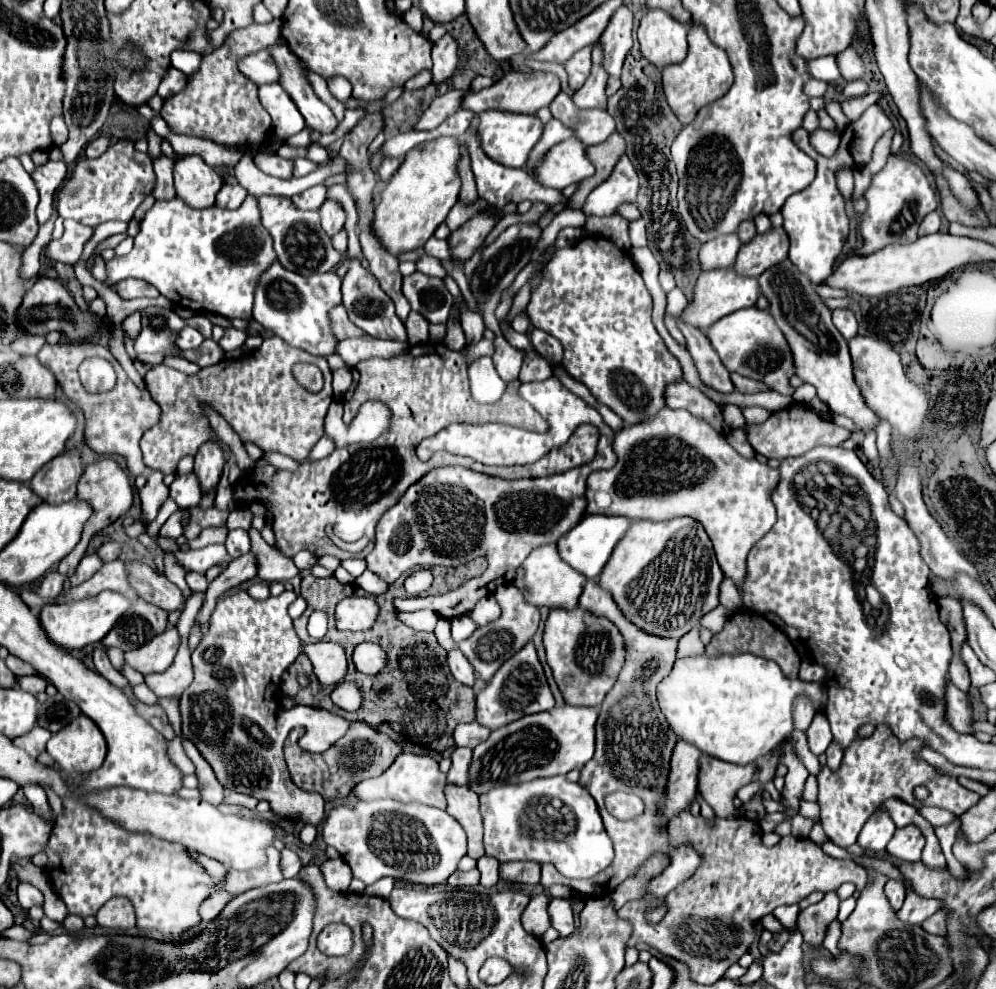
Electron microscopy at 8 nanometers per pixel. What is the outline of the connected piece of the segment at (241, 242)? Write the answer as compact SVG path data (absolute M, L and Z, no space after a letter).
M249 194L237 210L221 210L217 206L193 210L181 198L173 198L169 202L155 202L155 206L141 222L141 232L135 236L133 250L127 256L115 256L111 262L107 262L107 286L125 278L141 278L153 284L175 306L191 308L197 312L213 312L225 318L249 320L255 286L271 262L277 262L277 254L273 250L271 234L261 224L255 196Z

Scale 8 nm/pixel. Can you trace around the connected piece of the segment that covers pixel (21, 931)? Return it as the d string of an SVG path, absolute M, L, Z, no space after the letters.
M11 926L3 936L7 936L7 938L13 938L13 940L31 940L33 936L35 936L35 932L33 930L27 930L25 926Z

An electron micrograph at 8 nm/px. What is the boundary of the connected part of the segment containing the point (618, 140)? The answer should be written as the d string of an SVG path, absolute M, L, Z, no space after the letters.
M611 134L603 144L595 144L587 148L587 158L591 158L591 164L595 166L595 174L587 180L583 180L575 194L573 194L573 208L581 208L587 200L589 192L597 188L601 182L605 182L615 168L615 162L625 154L625 140L621 134Z

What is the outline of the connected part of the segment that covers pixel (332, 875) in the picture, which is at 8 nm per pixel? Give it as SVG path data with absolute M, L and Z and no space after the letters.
M327 858L319 868L329 890L335 890L337 894L347 892L353 876L351 876L351 868L341 858Z

